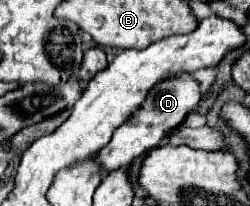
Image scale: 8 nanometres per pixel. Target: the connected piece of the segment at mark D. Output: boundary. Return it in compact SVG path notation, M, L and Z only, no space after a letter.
M191 73L173 75L173 77L157 83L155 87L151 87L145 101L139 105L139 109L113 133L113 139L109 141L109 145L99 151L97 163L101 163L103 175L109 171L115 171L119 167L131 165L131 161L135 157L157 147L157 143L163 137L167 137L175 127L179 127L185 121L185 117L197 107L199 99L201 99L201 85Z

